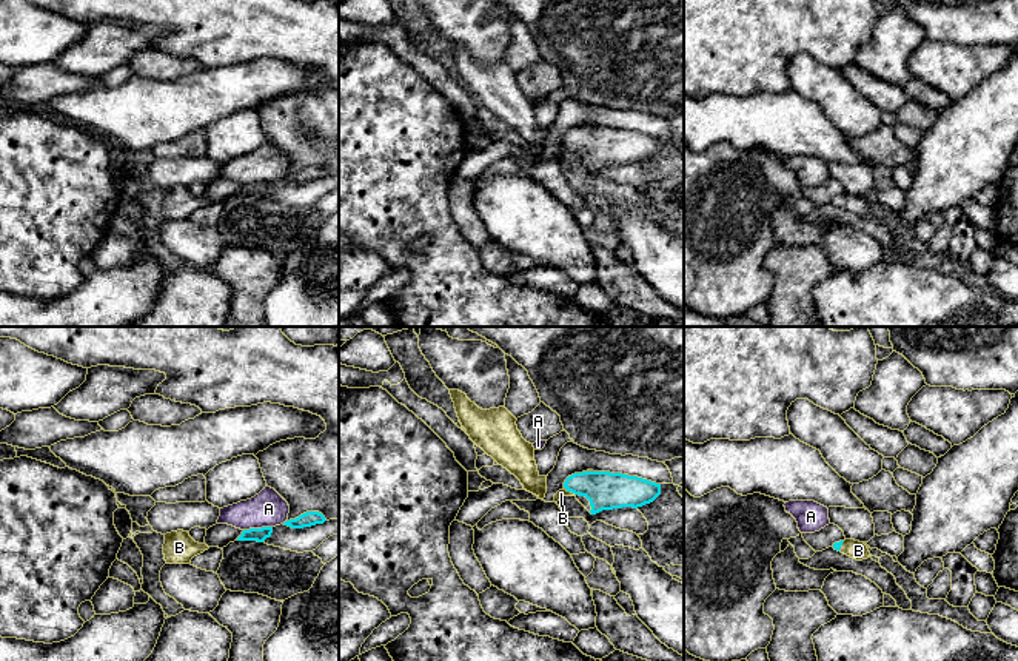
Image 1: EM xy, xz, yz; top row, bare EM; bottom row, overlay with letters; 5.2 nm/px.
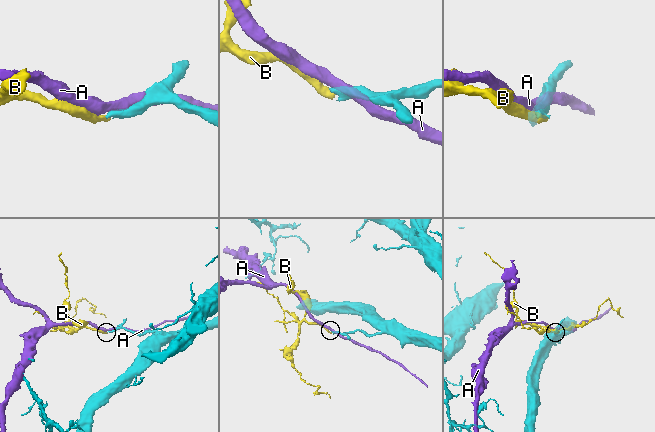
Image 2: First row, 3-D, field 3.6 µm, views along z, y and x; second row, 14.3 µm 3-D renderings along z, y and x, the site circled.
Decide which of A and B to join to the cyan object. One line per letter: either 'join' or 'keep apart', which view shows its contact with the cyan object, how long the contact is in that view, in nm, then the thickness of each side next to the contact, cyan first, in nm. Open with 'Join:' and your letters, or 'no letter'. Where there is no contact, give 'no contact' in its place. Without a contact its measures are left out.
Join: B
A: keep apart | xy | 150 nm | 70/190 nm
B: join | yz | 70 nm | 50/100 nm

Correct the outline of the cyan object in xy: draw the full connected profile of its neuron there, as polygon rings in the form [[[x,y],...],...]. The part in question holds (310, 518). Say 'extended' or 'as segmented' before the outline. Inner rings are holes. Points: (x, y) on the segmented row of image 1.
as segmented; [[[306,512],[296,519],[283,522],[283,525],[288,525],[291,528],[303,528],[316,524],[323,524],[325,521],[326,521],[325,516],[319,512]]]

